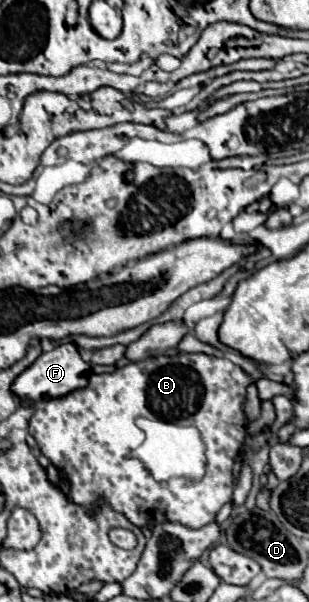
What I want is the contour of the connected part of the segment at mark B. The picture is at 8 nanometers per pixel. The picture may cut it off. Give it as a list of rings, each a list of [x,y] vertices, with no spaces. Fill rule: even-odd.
[[[208,354],[146,358],[110,374],[92,374],[86,388],[74,390],[64,398],[36,402],[32,406],[34,412],[28,422],[28,432],[34,436],[42,456],[46,456],[58,468],[58,472],[66,474],[70,484],[70,498],[84,510],[94,512],[94,502],[102,496],[112,510],[124,514],[138,528],[154,526],[160,522],[178,522],[188,528],[202,528],[214,522],[216,512],[232,498],[232,462],[246,438],[248,420],[242,408],[246,400],[246,388],[260,378],[264,378],[262,370],[248,374],[230,360]],[[138,416],[162,418],[182,426],[196,426],[206,442],[206,476],[194,484],[188,484],[184,480],[156,482],[138,460],[128,458],[132,448],[138,448],[140,444],[140,430],[134,424]]]

